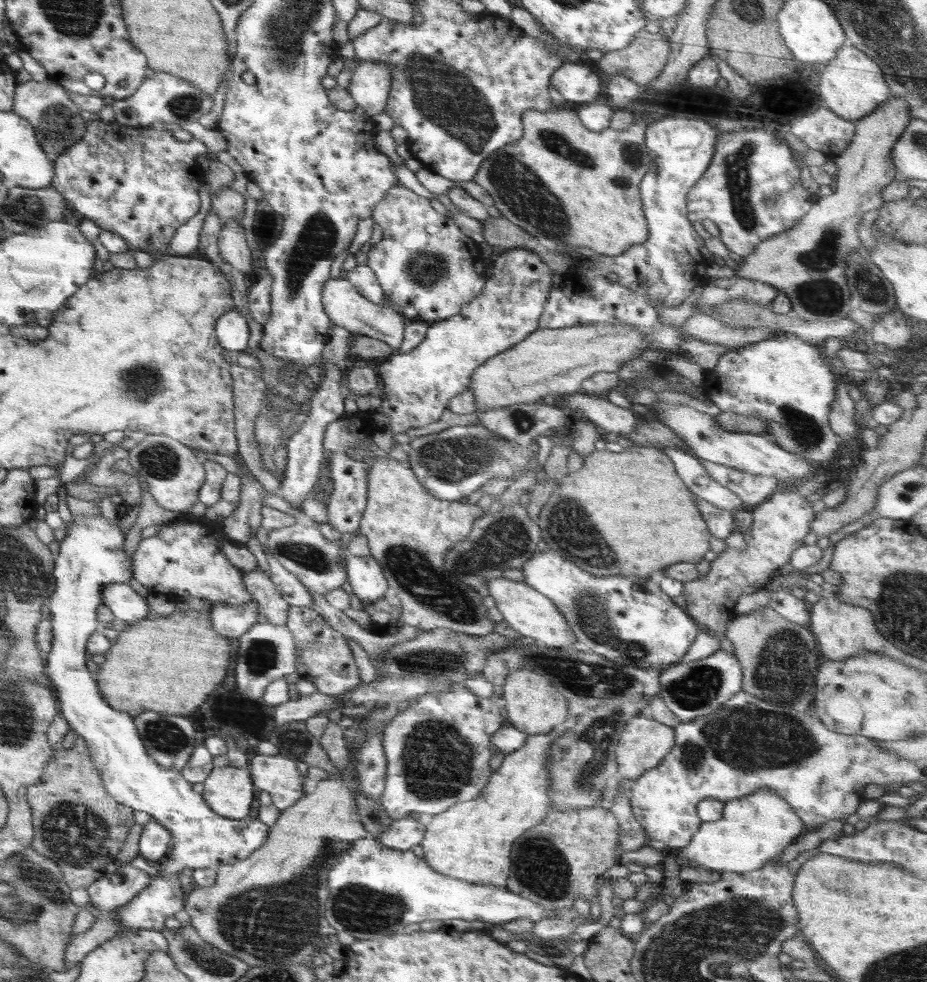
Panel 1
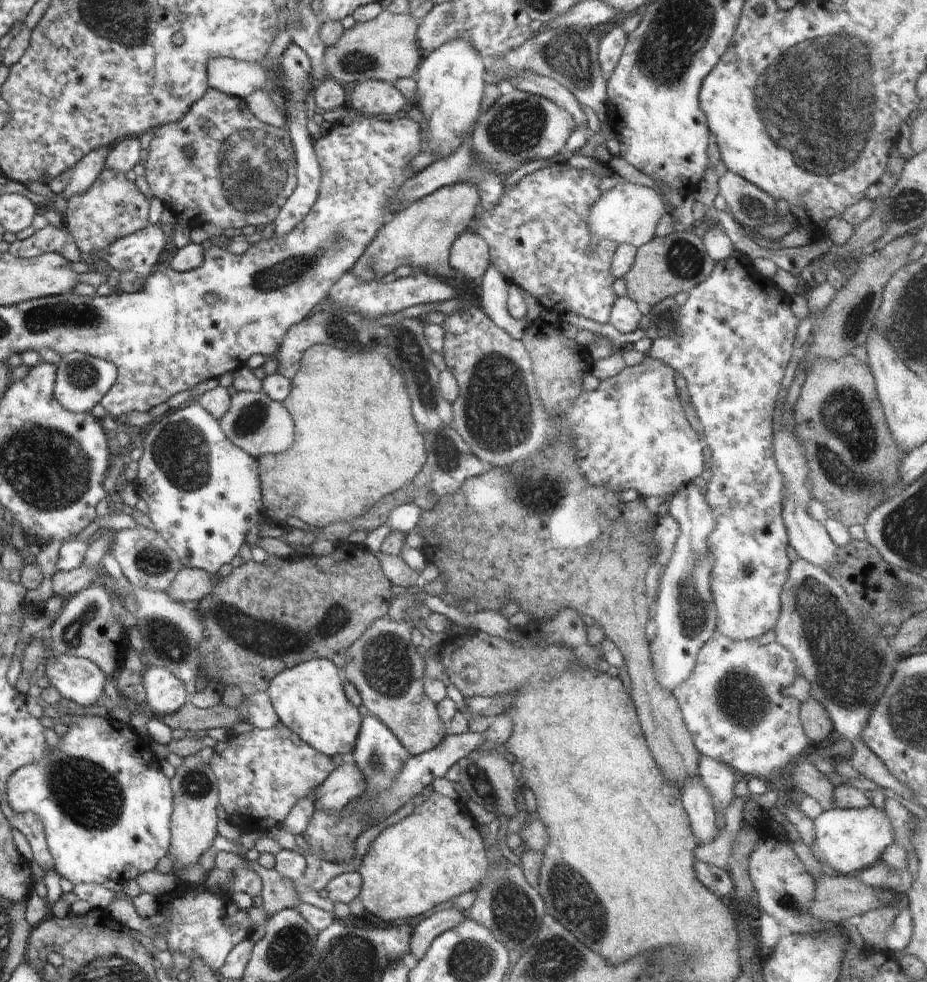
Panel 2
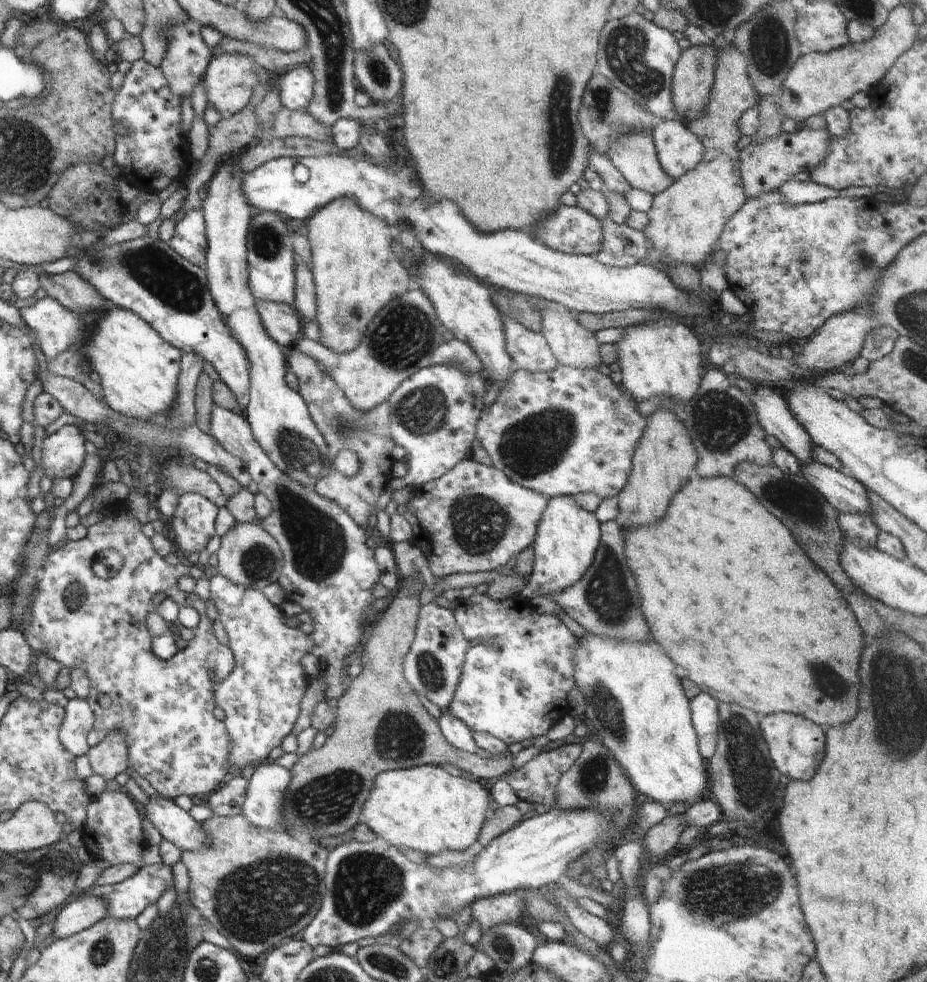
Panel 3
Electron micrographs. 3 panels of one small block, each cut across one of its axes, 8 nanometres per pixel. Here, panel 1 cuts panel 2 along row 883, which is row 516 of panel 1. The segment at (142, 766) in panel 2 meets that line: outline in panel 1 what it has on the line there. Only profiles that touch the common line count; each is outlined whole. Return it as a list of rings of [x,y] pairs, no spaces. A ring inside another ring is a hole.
[[[102,513],[95,518],[72,515],[72,524],[66,527],[66,537],[59,544],[53,568],[57,590],[48,604],[53,642],[45,656],[44,674],[58,692],[62,717],[88,745],[109,795],[128,808],[147,812],[151,820],[160,823],[175,838],[174,848],[160,868],[162,878],[153,878],[149,888],[119,910],[121,930],[142,928],[161,932],[165,921],[184,909],[187,890],[178,877],[183,869],[218,868],[244,860],[266,843],[270,828],[258,818],[248,816],[236,820],[216,814],[206,804],[203,794],[192,790],[192,784],[180,772],[162,768],[150,758],[133,717],[126,712],[114,712],[106,704],[97,681],[87,670],[89,639],[101,628],[97,612],[98,606],[104,604],[104,588],[109,584],[128,583],[134,576],[133,557],[124,551],[125,541],[120,524],[111,524]]]

